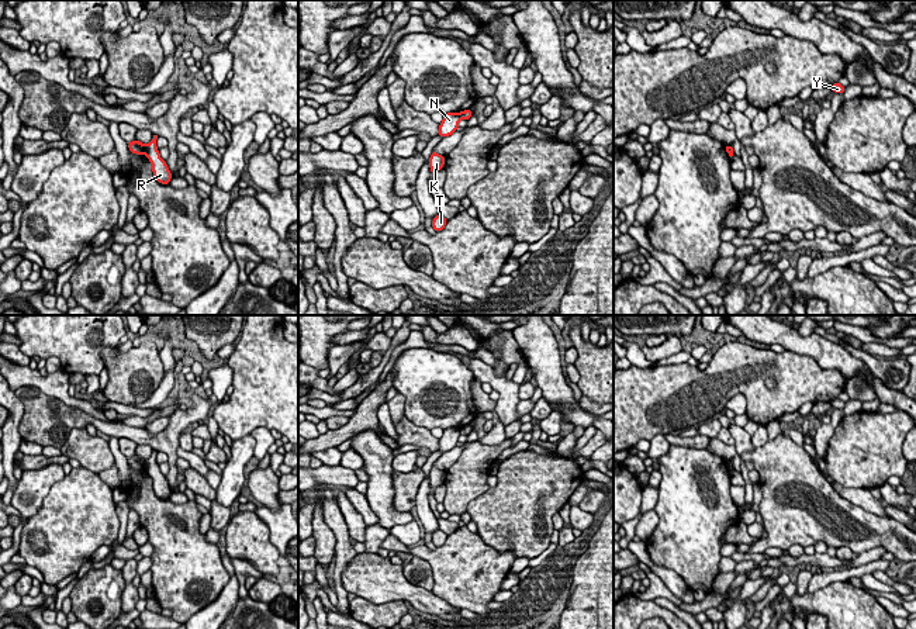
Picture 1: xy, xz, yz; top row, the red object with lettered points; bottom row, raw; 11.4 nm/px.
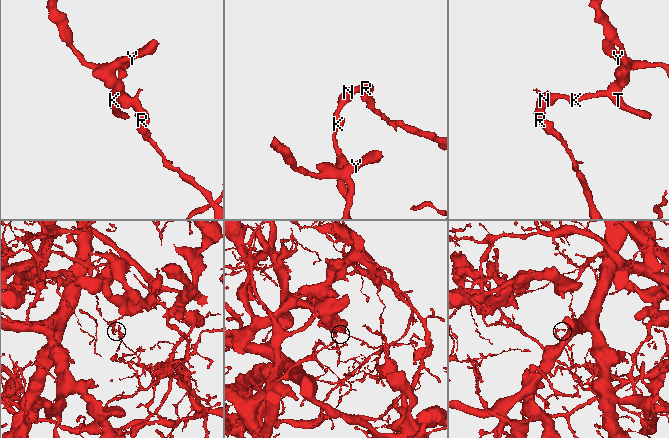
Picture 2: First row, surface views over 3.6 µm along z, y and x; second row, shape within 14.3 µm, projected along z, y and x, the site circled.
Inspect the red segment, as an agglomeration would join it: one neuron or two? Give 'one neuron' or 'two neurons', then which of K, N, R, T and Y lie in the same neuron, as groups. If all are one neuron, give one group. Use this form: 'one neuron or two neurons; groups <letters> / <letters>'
two neurons; groups K N T Y / R

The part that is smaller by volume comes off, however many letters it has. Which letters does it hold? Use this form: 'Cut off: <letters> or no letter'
Cut off: R

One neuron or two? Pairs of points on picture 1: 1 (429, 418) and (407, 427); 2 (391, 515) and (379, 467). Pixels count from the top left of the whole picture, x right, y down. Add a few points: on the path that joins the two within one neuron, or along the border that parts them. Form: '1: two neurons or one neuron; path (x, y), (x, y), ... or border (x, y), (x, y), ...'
1: two neurons; border (404, 415), (429, 431)
2: one neuron; path (382, 504), (380, 479)

